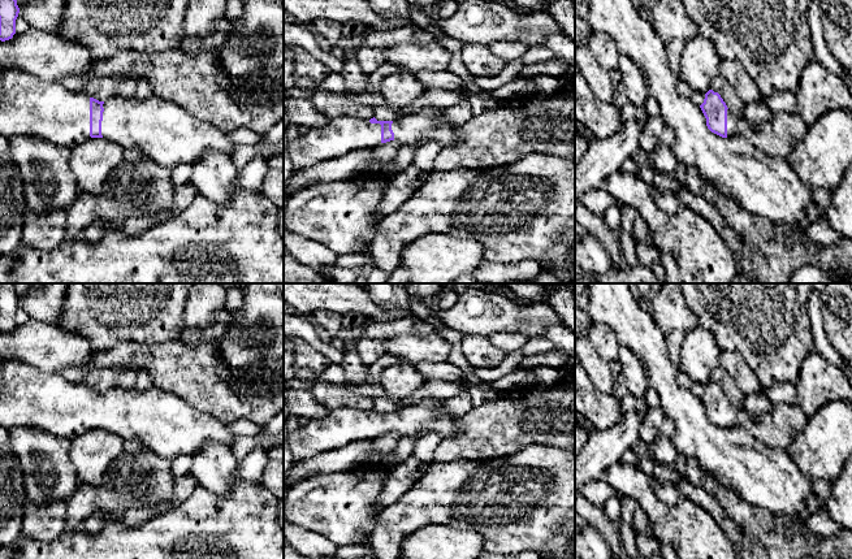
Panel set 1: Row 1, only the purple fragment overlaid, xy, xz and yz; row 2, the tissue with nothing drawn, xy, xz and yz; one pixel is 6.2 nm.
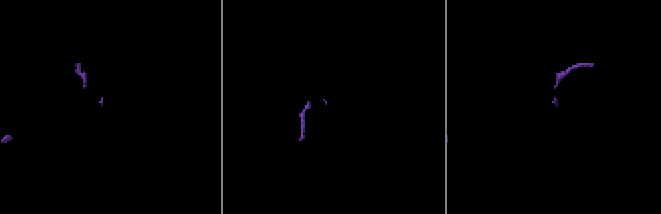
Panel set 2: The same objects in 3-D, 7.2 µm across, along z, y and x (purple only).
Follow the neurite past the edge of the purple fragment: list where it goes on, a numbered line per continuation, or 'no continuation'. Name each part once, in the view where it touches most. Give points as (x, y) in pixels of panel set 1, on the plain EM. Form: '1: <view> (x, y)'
1: xy (29, 398)

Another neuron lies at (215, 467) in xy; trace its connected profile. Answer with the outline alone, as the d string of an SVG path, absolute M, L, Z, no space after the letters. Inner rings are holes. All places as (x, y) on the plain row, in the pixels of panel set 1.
M209 441L191 455L190 473L211 493L228 495L238 481L239 460L226 445Z

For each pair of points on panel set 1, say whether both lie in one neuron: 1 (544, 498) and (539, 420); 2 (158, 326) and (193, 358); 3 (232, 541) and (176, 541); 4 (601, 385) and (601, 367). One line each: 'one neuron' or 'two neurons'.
1: two neurons
2: two neurons
3: one neuron
4: one neuron

